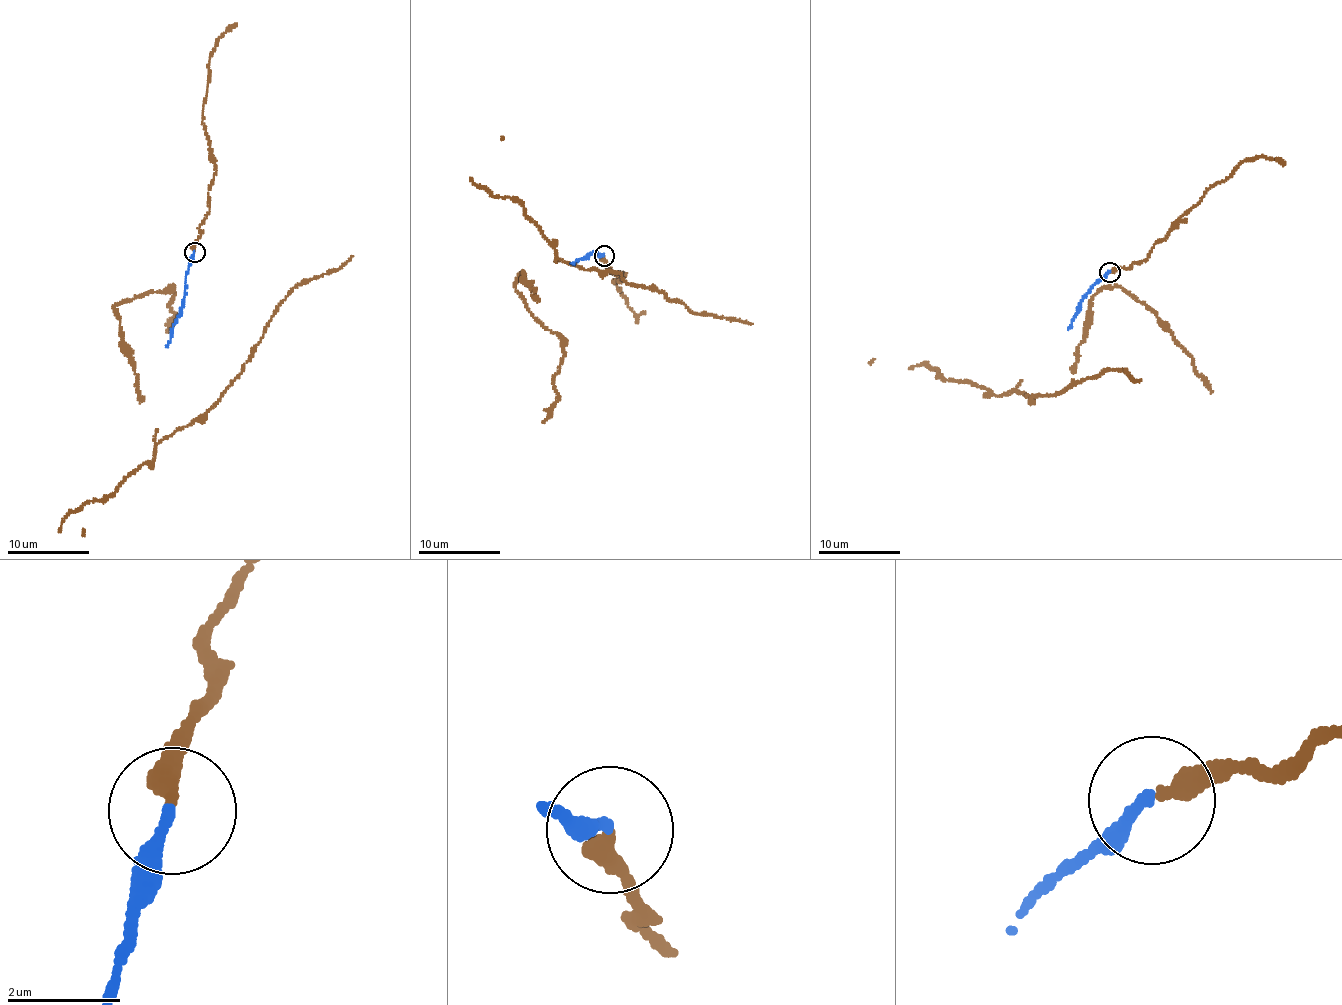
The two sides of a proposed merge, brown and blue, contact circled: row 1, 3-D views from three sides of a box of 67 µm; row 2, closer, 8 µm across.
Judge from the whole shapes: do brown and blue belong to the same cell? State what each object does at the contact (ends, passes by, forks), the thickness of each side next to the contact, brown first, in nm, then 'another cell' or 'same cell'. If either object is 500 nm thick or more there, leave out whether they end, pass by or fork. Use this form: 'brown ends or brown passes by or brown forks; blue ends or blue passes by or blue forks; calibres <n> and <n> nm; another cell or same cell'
brown ends; blue ends; calibres 360 and 200 nm; same cell

